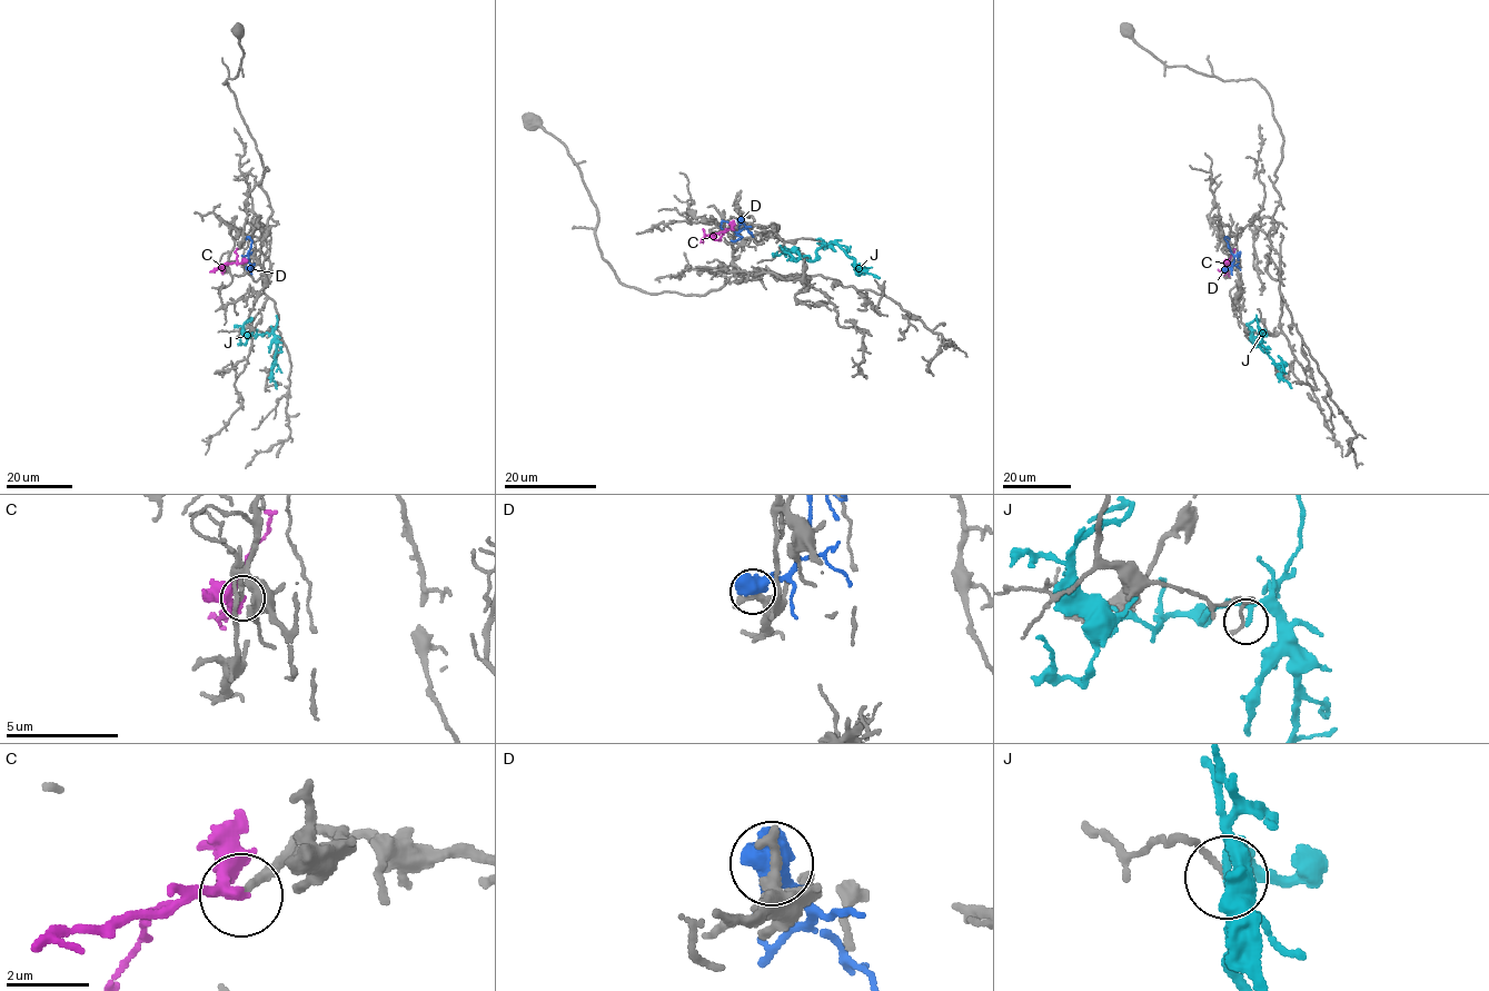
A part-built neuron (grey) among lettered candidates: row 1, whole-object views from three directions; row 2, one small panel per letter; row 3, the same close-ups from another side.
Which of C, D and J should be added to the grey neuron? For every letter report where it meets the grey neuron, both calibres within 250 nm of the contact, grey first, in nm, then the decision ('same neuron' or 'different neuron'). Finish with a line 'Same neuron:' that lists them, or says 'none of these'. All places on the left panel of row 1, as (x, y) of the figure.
C: (244, 261) | 160/240 nm | same neuron
D: (248, 269) | 440/600 nm | different neuron
J: (269, 335) | 170/150 nm | different neuron
Same neuron: C

